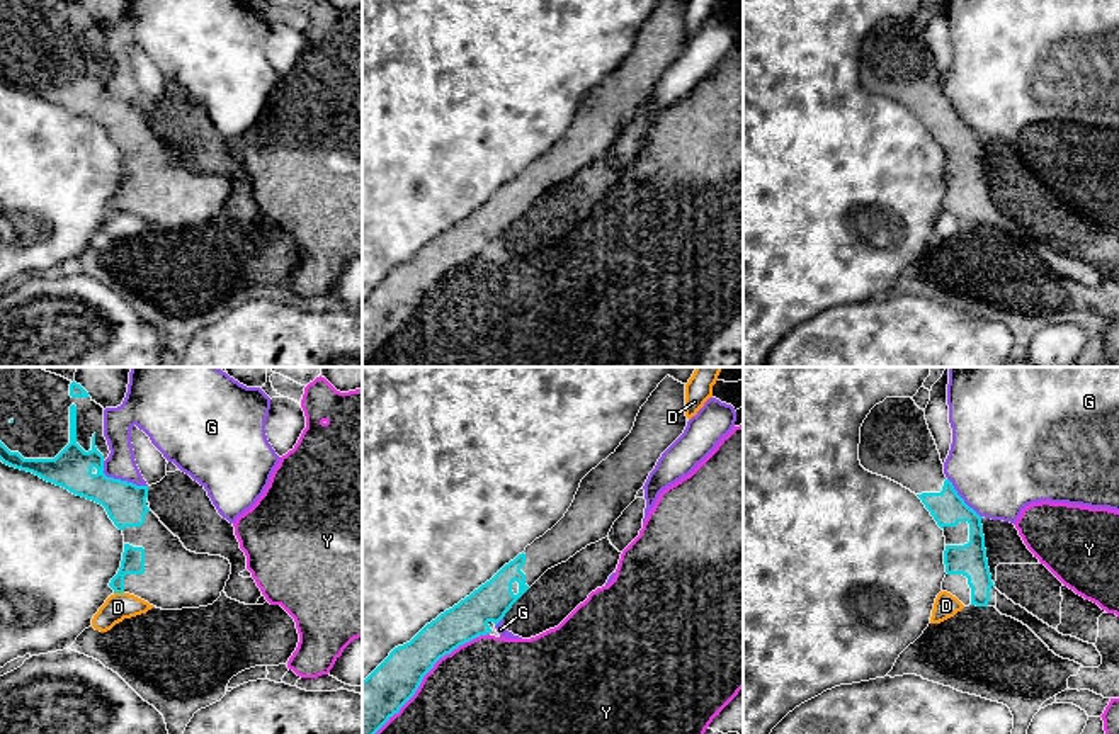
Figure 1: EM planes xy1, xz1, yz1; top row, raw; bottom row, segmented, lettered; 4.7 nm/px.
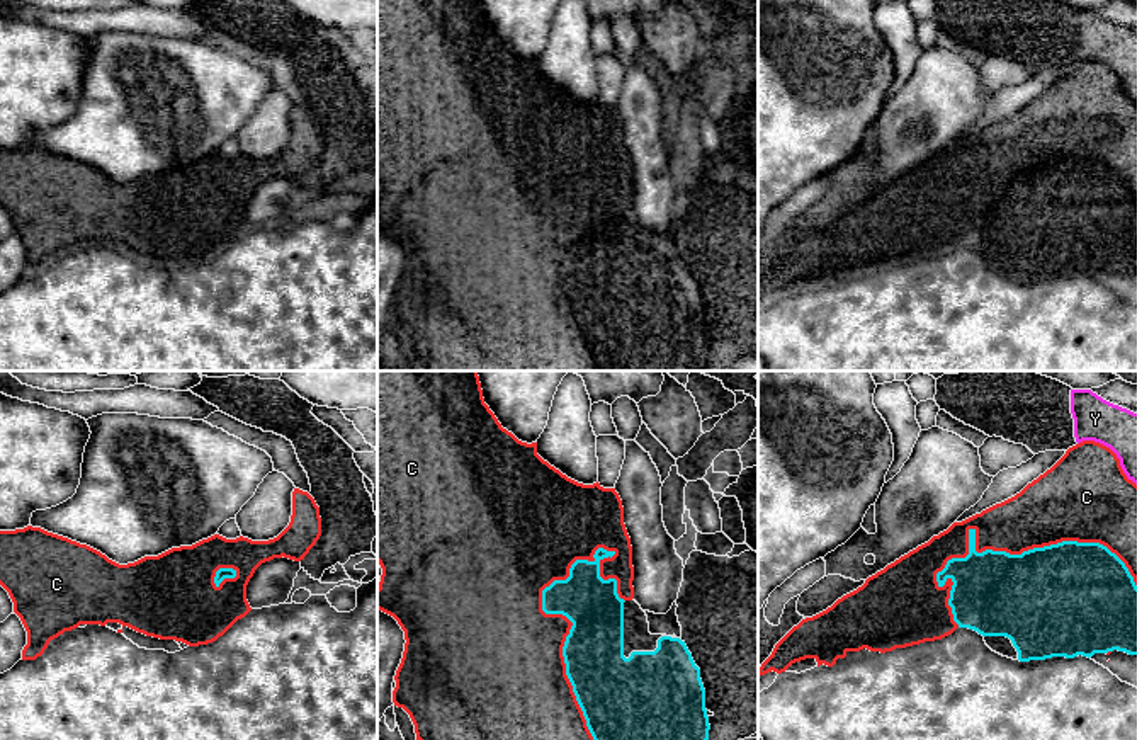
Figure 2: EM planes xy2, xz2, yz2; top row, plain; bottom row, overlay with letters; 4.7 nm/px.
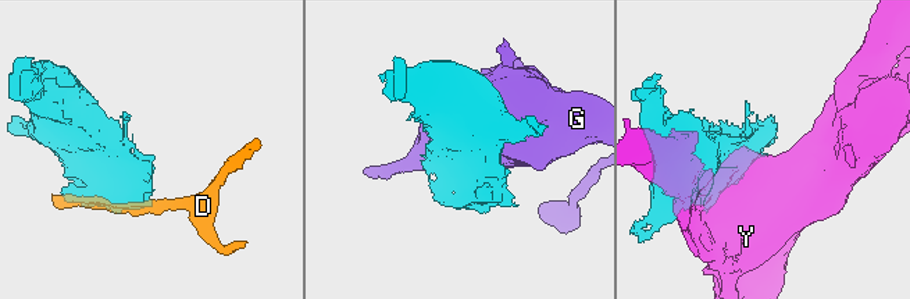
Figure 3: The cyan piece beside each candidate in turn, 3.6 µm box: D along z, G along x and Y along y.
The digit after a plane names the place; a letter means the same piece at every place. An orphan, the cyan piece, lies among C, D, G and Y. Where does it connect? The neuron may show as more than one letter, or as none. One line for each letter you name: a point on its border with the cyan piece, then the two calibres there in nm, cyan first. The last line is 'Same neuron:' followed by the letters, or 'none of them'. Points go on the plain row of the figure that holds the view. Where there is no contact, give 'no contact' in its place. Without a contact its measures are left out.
Same neuron: none of them

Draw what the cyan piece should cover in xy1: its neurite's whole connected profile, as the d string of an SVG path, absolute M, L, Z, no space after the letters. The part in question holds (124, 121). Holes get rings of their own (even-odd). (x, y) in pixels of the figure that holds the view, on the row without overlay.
M0 0L0 80L105 127L124 155L121 187L109 202L114 212L134 214L162 229L213 224L230 199L230 180L187 170L150 129L148 105L104 93L104 80L109 73L104 56L104 27L80 3L75 0Z

